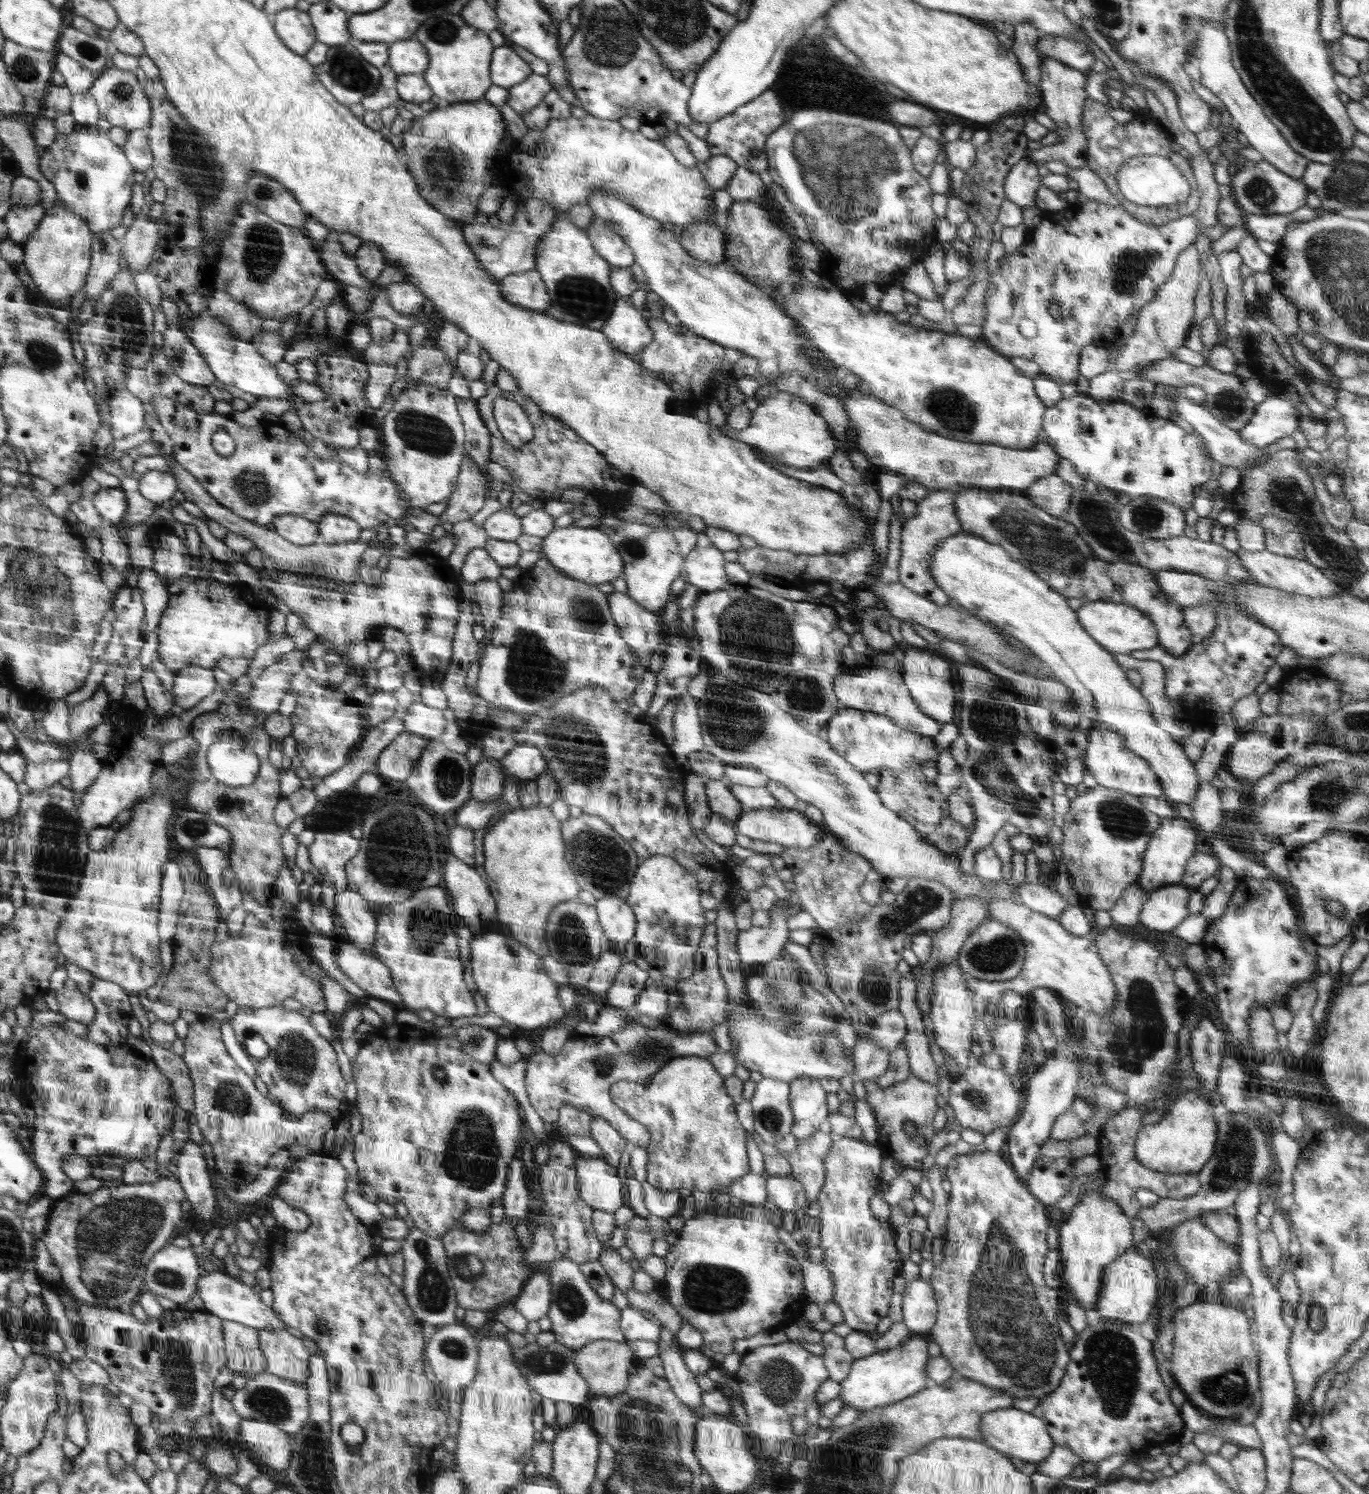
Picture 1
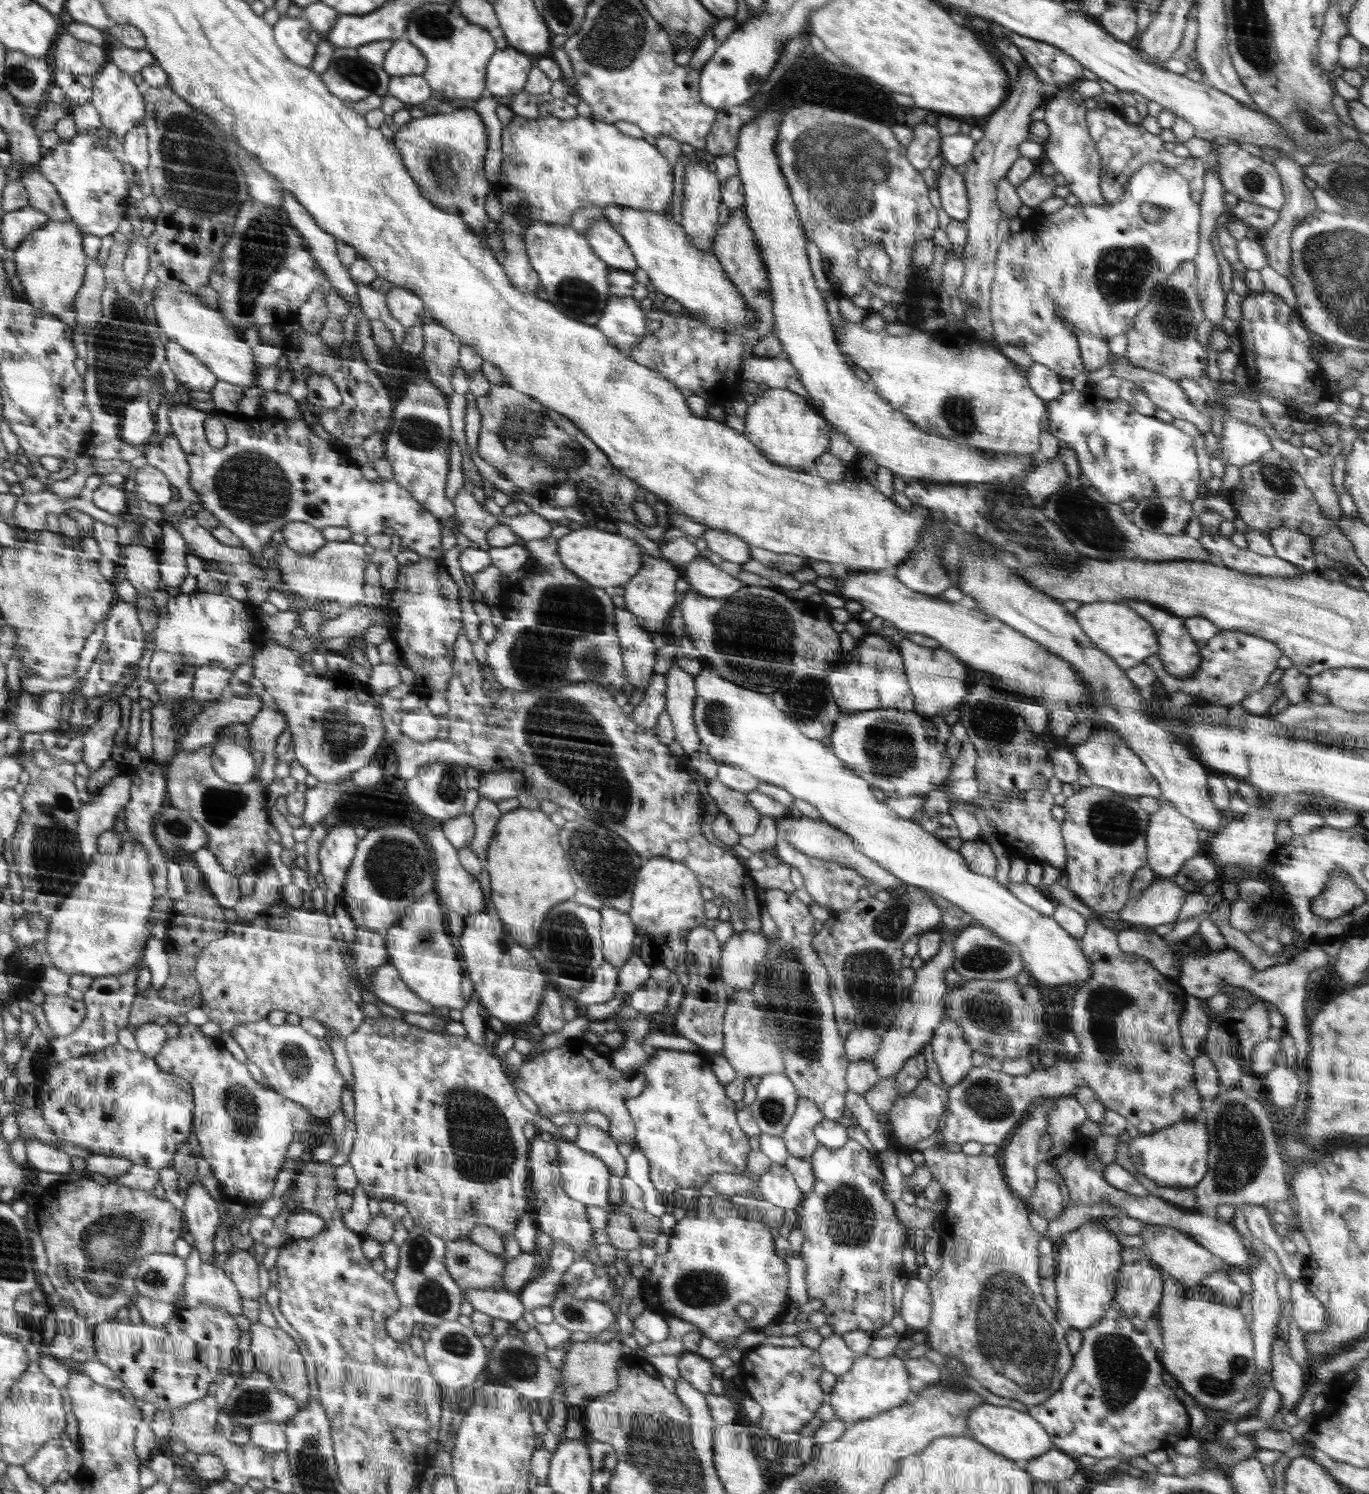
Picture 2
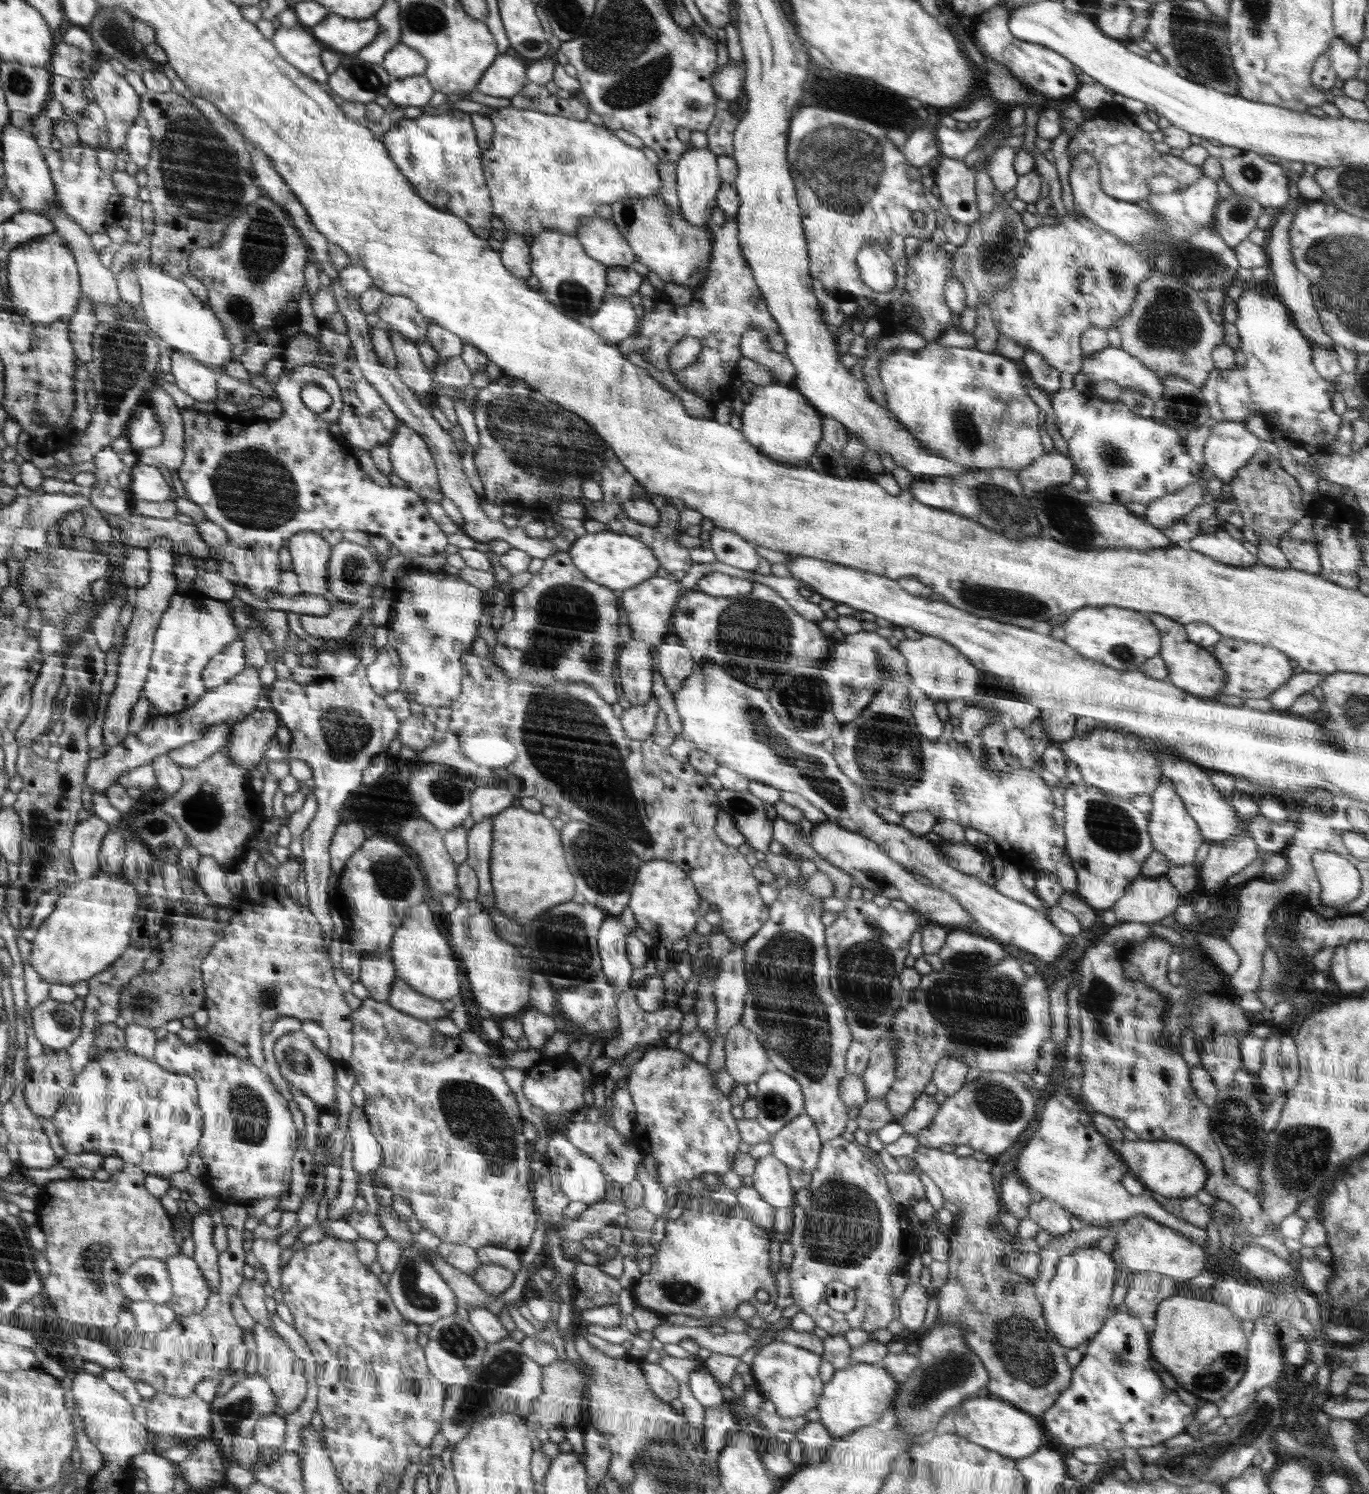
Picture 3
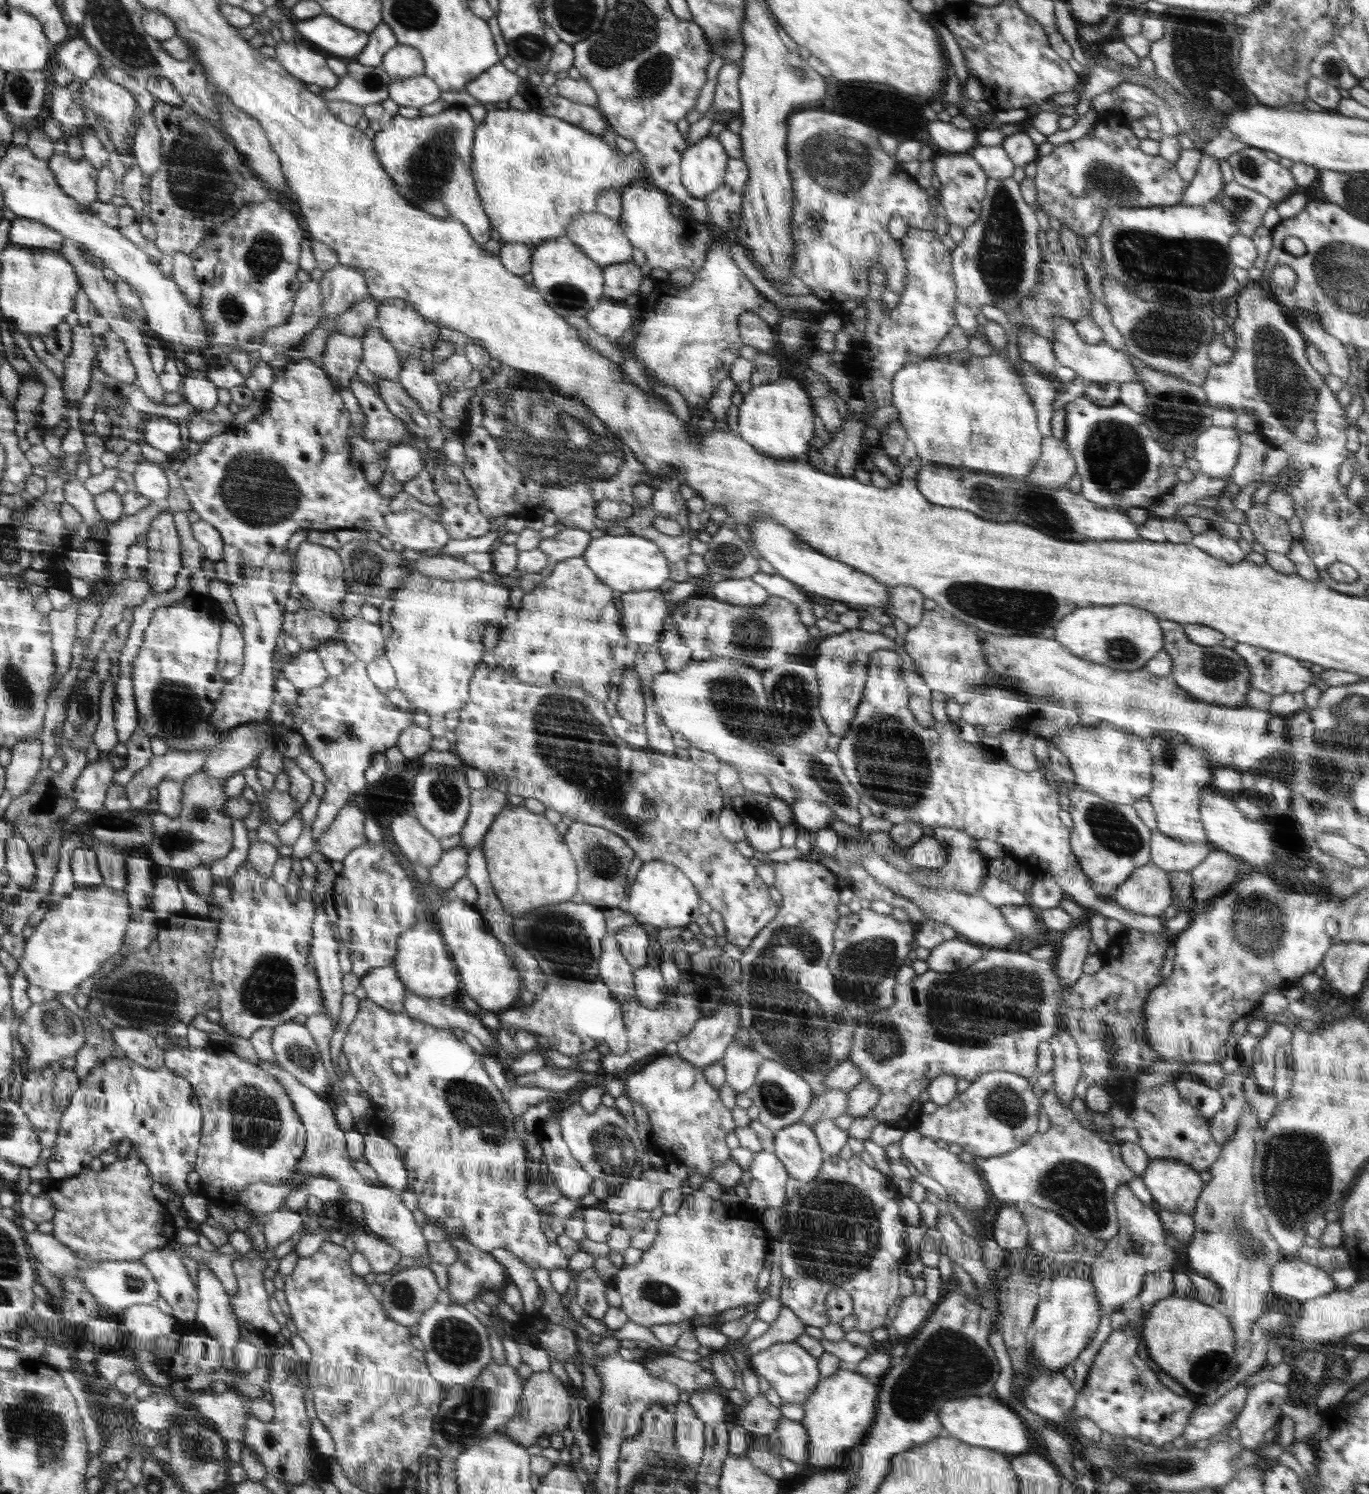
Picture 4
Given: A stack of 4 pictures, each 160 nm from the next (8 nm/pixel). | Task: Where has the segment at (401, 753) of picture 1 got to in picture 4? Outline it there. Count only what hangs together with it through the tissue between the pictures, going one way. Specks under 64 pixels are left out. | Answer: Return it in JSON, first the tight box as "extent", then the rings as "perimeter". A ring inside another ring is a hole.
{"extent":[449,663,779,949],"perimeter":[[[482,663],[478,666],[474,677],[469,682],[469,700],[467,704],[457,711],[460,722],[455,730],[456,744],[450,748],[449,752],[456,755],[463,765],[467,768],[473,767],[484,772],[489,784],[494,786],[495,789],[503,791],[506,795],[518,795],[525,800],[538,800],[546,806],[546,809],[560,812],[560,814],[570,817],[573,821],[606,827],[606,830],[611,830],[614,834],[621,835],[633,847],[633,850],[637,851],[638,858],[642,859],[644,863],[661,861],[676,866],[676,869],[680,870],[696,887],[701,900],[708,902],[713,911],[715,910],[722,915],[725,924],[724,935],[730,944],[735,944],[740,949],[745,949],[752,942],[752,939],[776,916],[779,907],[772,901],[772,897],[768,892],[769,887],[760,880],[755,867],[750,864],[749,858],[742,855],[736,849],[735,843],[724,838],[720,832],[719,817],[725,808],[726,797],[718,788],[719,784],[716,782],[715,774],[710,774],[700,769],[691,759],[664,754],[650,747],[636,749],[624,744],[612,730],[612,726],[610,726],[611,716],[608,716],[608,712],[604,710],[604,704],[602,704],[601,699],[594,698],[589,692],[576,685],[569,687],[562,687],[556,684],[531,685],[530,683],[522,682],[521,679],[514,678],[514,675],[511,675],[509,671],[504,670],[502,667],[489,668],[486,663]],[[648,802],[656,805],[658,814],[658,817],[654,817],[651,821],[645,821],[640,817],[642,807]]]}

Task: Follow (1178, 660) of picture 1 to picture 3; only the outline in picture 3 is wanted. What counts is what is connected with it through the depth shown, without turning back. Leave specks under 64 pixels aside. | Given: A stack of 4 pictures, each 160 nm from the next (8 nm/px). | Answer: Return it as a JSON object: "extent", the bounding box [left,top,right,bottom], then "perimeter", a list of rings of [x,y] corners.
{"extent":[1214,637,1292,698],"perimeter":[[[1222,637],[1214,645],[1214,658],[1219,666],[1225,670],[1225,685],[1221,690],[1226,696],[1238,698],[1268,698],[1276,688],[1282,686],[1292,675],[1290,657],[1281,650],[1266,645],[1259,645],[1248,641],[1239,641],[1235,638]]]}

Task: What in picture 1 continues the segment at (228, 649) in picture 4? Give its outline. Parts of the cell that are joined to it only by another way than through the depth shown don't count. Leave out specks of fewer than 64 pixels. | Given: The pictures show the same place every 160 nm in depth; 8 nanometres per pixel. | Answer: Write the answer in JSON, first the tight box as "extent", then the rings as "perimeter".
{"extent":[171,665,217,710],"perimeter":[[[192,665],[174,673],[171,693],[174,695],[175,704],[184,710],[191,709],[202,698],[212,694],[217,685],[212,668]]]}

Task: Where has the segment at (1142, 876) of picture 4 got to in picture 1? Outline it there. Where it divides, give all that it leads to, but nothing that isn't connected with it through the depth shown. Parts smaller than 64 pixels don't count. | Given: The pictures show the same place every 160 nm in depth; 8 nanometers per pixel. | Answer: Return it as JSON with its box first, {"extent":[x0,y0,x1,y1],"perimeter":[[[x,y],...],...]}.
{"extent":[1139,884,1190,931],"perimeter":[[[1182,884],[1152,890],[1144,897],[1143,907],[1139,914],[1140,922],[1152,930],[1172,931],[1189,915],[1187,904],[1190,895],[1190,892]]]}

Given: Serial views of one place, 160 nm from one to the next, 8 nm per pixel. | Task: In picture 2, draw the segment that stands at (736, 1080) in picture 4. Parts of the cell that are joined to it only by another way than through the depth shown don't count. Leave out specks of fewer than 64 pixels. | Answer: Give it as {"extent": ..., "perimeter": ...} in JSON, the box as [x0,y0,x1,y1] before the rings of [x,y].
{"extent":[722,989,785,1078],"perimeter":[[[742,989],[729,999],[723,1022],[722,1055],[734,1067],[734,1070],[746,1078],[765,1074],[785,1073],[785,1062],[781,1050],[770,1034],[764,1014],[758,1010],[753,992]]]}

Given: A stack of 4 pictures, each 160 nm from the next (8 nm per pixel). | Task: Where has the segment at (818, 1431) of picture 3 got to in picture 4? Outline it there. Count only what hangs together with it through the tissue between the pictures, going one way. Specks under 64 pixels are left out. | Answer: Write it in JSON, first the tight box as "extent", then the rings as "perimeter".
{"extent":[776,1420,808,1468],"perimeter":[[[780,1420],[777,1424],[776,1434],[780,1439],[780,1450],[777,1454],[796,1462],[801,1468],[807,1464],[808,1437],[805,1426],[801,1421]]]}

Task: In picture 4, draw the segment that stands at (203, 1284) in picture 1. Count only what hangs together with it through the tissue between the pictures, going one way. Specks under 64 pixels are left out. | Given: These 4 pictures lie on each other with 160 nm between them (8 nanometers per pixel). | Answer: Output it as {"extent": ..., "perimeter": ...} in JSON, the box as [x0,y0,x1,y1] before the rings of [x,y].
{"extent":[139,1247,200,1322],"perimeter":[[[165,1247],[151,1251],[139,1261],[149,1267],[161,1297],[171,1306],[176,1321],[194,1322],[200,1302],[181,1256],[171,1247]]]}

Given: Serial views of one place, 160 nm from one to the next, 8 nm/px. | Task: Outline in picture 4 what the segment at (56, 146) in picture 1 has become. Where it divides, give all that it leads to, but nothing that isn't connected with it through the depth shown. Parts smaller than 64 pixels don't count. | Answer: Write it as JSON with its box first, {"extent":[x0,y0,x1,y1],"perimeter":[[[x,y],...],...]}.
{"extent":[47,153,99,212],"perimeter":[[[54,153],[47,162],[65,193],[77,199],[84,210],[92,212],[90,204],[99,200],[97,170],[93,163],[85,158],[73,159],[68,153]]]}

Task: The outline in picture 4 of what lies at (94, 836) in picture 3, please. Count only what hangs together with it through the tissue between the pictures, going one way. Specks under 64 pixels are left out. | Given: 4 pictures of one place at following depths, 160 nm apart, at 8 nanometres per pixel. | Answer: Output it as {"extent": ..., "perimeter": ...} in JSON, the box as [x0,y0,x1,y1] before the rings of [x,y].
{"extent":[70,844,104,887],"perimeter":[[[83,844],[74,849],[70,856],[72,876],[76,887],[91,887],[102,884],[104,876],[98,872],[100,864],[96,864],[96,854],[94,854],[92,847]]]}

